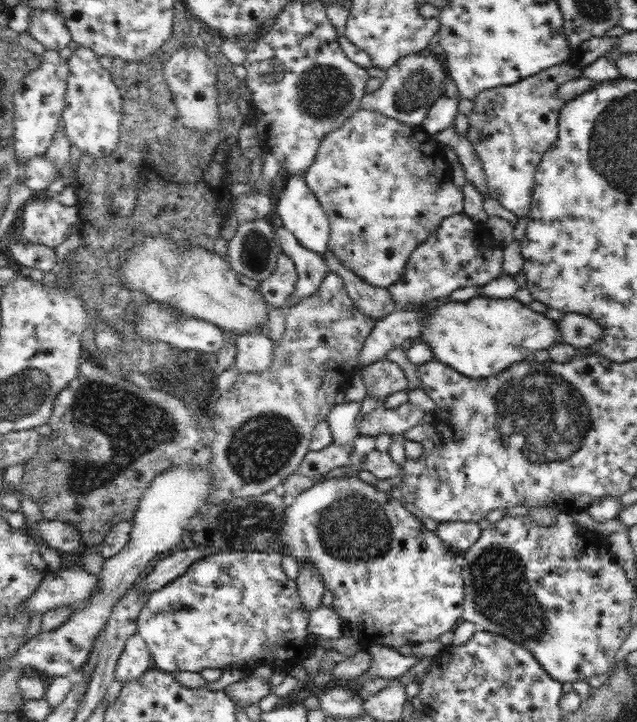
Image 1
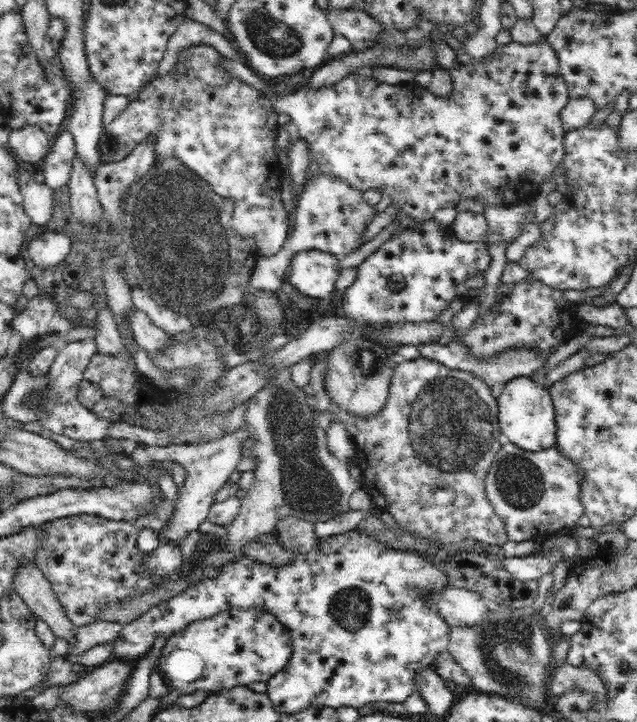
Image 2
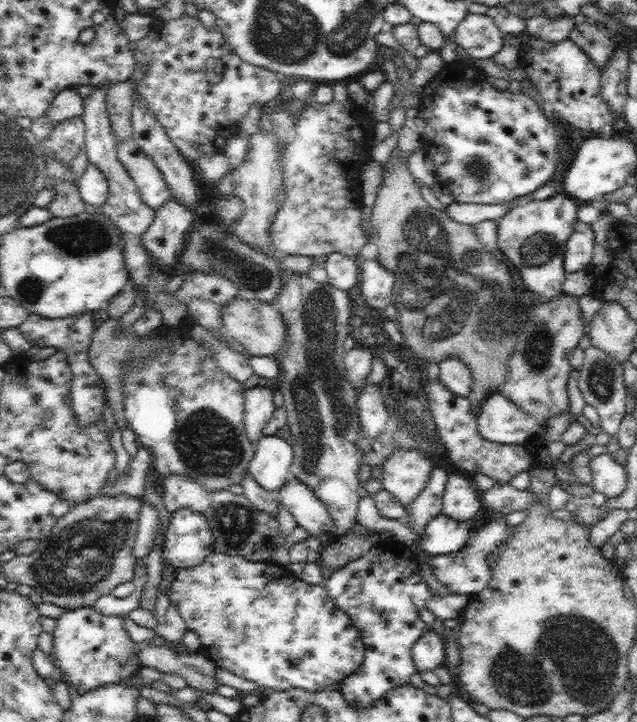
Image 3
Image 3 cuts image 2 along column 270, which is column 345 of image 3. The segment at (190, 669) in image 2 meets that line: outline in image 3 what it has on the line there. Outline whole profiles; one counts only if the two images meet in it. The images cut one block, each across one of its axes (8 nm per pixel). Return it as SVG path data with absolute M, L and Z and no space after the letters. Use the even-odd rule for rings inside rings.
M211 552L199 566L193 568L179 568L175 572L175 580L171 582L169 592L165 594L169 598L169 606L177 606L181 620L185 622L185 628L193 634L197 634L197 638L201 638L201 654L207 656L215 668L219 670L227 670L233 676L251 680L255 686L259 688L269 688L273 692L285 692L285 690L305 690L309 696L313 696L315 692L327 690L327 686L335 686L341 684L341 680L345 680L347 676L353 676L353 672L357 672L363 664L363 656L365 656L365 648L361 642L361 634L357 632L357 626L351 624L349 616L335 604L335 600L329 598L327 588L323 584L307 584L303 580L299 580L295 574L291 574L285 566L279 566L277 562L251 562L245 560L243 556L231 556L231 554L221 554L221 552Z

